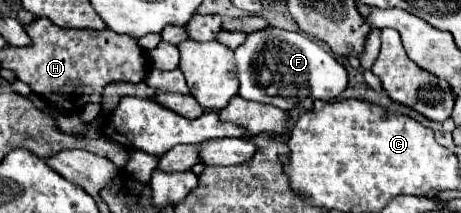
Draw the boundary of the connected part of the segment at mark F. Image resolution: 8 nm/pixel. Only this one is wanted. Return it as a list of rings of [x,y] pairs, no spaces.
[[[268,28],[248,34],[244,46],[234,50],[240,96],[264,104],[274,104],[286,112],[300,108],[310,110],[314,100],[334,100],[348,86],[346,68],[322,44],[302,32]]]

